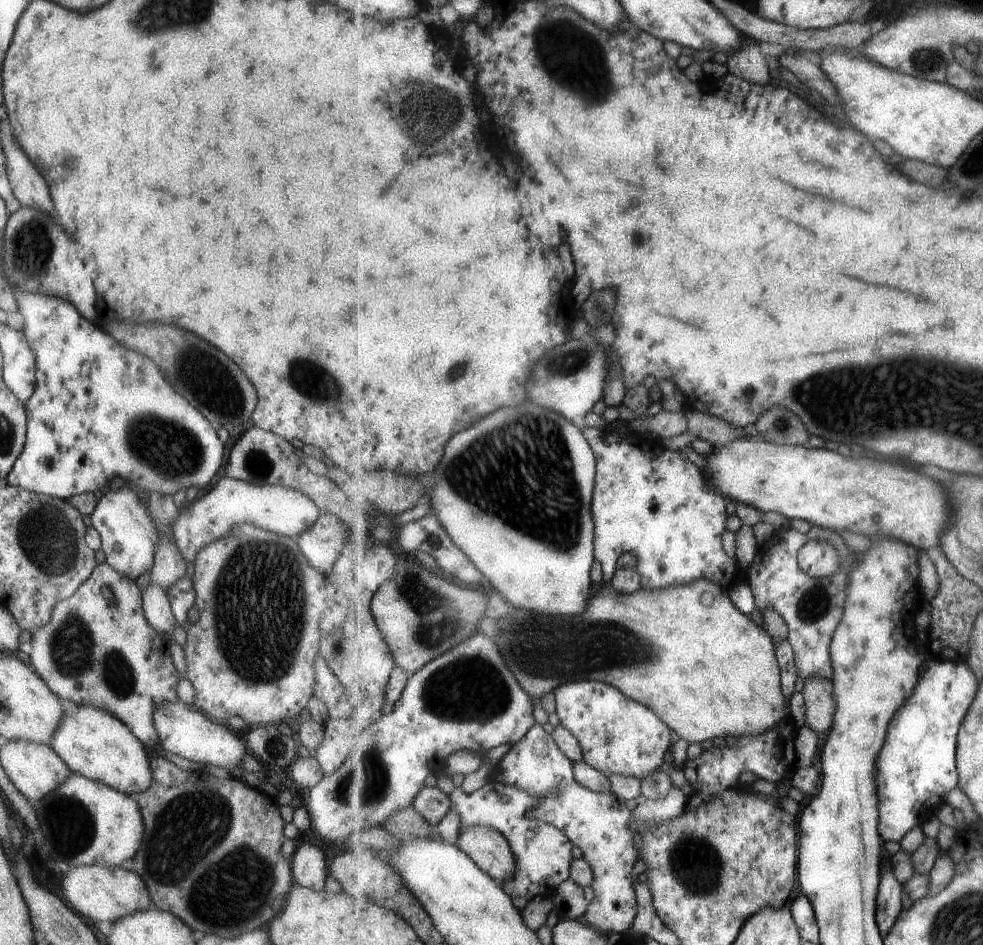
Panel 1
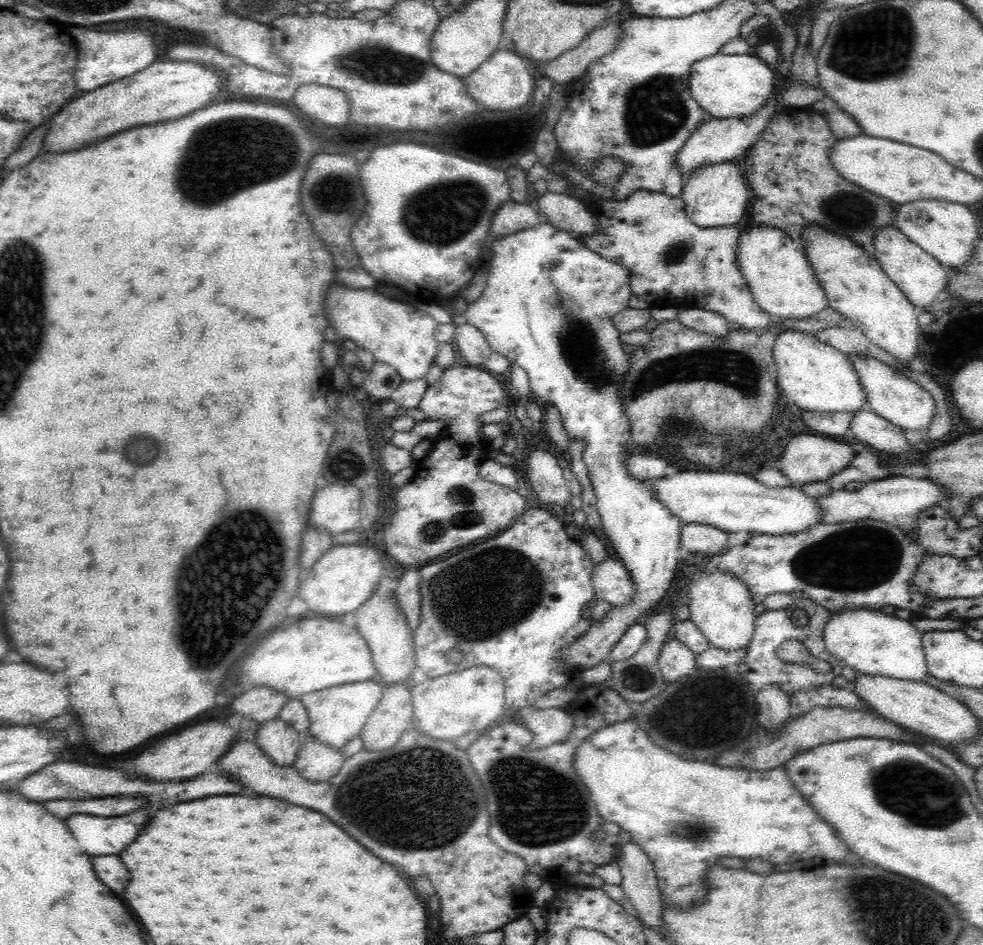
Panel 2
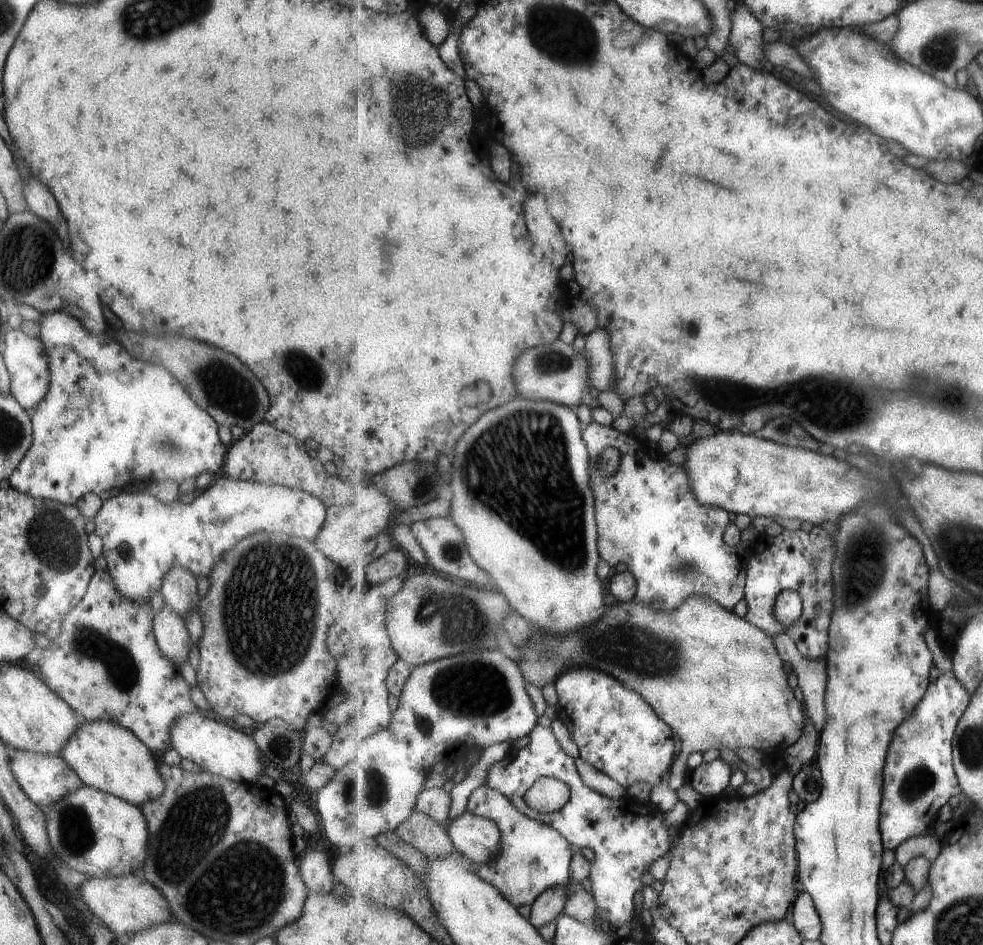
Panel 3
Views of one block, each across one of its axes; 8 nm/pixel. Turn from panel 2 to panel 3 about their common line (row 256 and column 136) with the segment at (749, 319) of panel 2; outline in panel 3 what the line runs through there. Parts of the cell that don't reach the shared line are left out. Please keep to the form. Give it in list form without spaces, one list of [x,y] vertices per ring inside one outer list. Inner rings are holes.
[[[106,570],[96,571],[88,582],[88,589],[81,597],[81,600],[64,616],[60,624],[59,636],[56,636],[50,646],[44,650],[42,659],[37,664],[42,676],[46,679],[45,683],[61,700],[64,700],[83,721],[109,721],[118,724],[121,728],[130,730],[151,752],[170,749],[170,732],[172,724],[180,715],[193,713],[196,706],[190,699],[189,686],[179,675],[177,670],[162,654],[157,646],[154,630],[152,627],[153,612],[149,603],[135,604],[120,596],[118,591],[112,586],[112,581],[108,578]]]

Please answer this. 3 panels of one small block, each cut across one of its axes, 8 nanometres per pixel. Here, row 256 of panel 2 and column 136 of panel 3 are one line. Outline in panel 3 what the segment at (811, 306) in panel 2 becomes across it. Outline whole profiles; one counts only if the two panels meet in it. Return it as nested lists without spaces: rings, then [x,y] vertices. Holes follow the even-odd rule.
[[[83,721],[80,727],[69,737],[58,754],[71,770],[75,771],[83,785],[116,796],[137,808],[147,801],[155,800],[164,791],[164,782],[158,771],[157,762],[151,751],[130,730],[121,728],[109,721]]]

